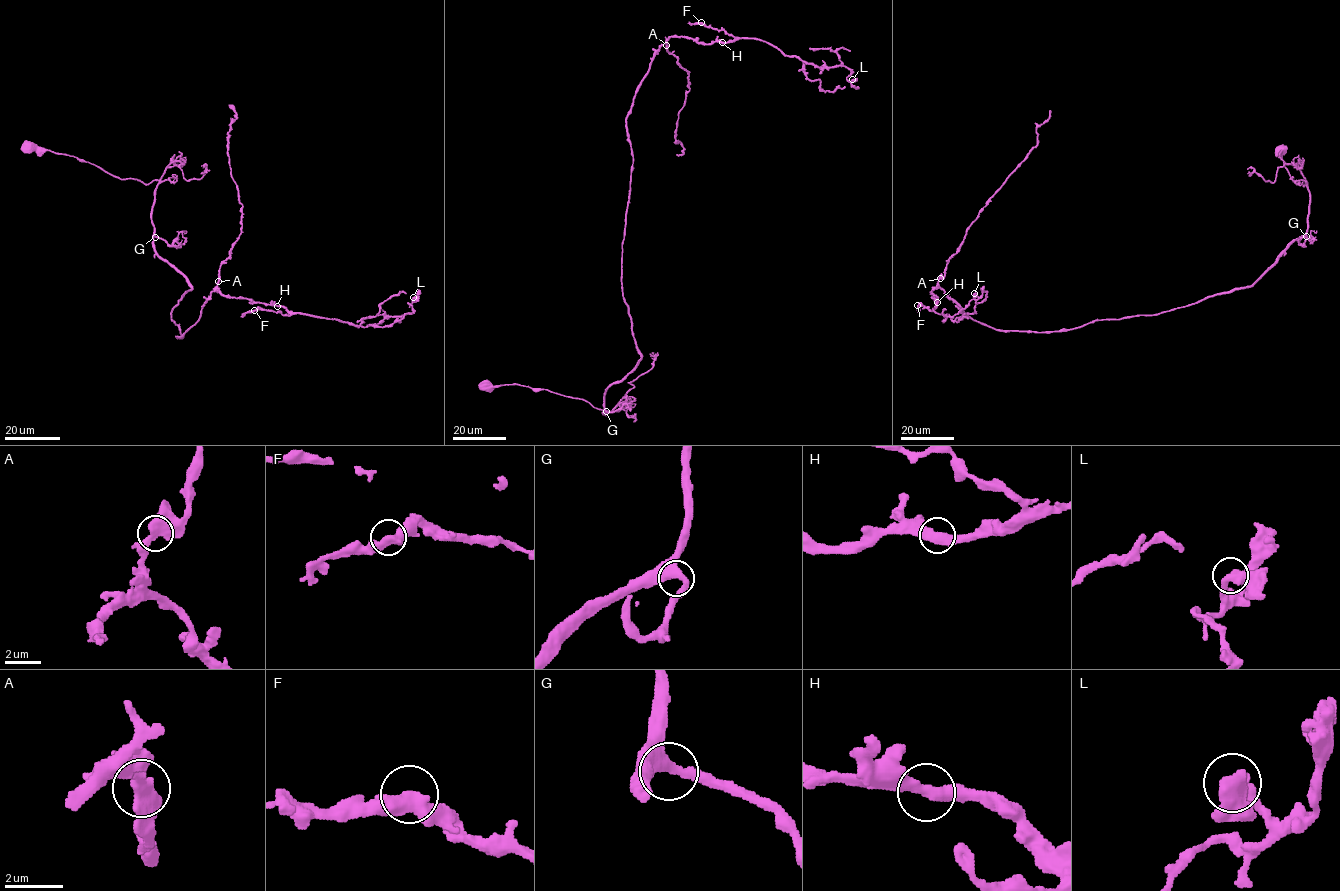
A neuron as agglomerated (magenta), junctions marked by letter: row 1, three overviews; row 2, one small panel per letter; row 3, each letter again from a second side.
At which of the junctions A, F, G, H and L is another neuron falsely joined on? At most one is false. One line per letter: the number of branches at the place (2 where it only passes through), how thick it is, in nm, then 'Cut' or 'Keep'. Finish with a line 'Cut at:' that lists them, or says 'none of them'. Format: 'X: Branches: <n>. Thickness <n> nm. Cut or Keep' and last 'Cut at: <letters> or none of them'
A: Branches: 2. Thickness 480 nm. Keep
F: Branches: 2. Thickness 480 nm. Keep
G: Branches: 2. Thickness 460 nm. Keep
H: Branches: 2. Thickness 480 nm. Keep
L: Branches: 2. Thickness 480 nm. Keep
Cut at: none of them

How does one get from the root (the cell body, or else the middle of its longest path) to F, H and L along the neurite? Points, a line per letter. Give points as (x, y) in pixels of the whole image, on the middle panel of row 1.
F: (485, 384), (609, 411), (605, 391), (640, 358), (621, 281), (626, 116), (669, 37), (734, 38), (701, 22)
H: (485, 384), (609, 411), (605, 391), (640, 358), (621, 281), (626, 116), (669, 37), (722, 42)
L: (485, 384), (606, 415), (605, 391), (640, 358), (621, 281), (626, 116), (669, 37), (762, 40), (852, 79)

